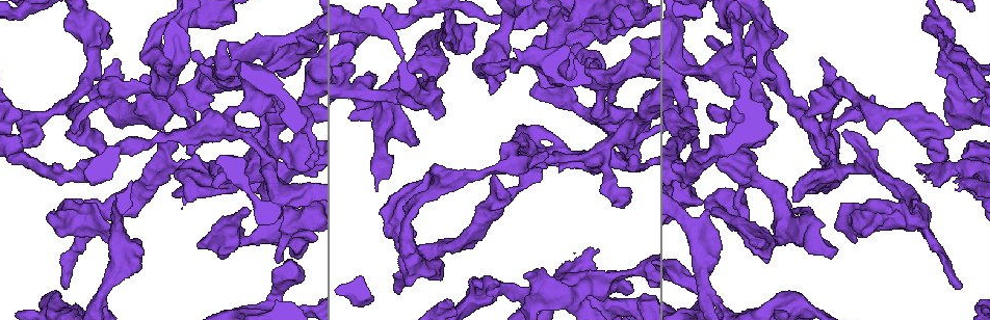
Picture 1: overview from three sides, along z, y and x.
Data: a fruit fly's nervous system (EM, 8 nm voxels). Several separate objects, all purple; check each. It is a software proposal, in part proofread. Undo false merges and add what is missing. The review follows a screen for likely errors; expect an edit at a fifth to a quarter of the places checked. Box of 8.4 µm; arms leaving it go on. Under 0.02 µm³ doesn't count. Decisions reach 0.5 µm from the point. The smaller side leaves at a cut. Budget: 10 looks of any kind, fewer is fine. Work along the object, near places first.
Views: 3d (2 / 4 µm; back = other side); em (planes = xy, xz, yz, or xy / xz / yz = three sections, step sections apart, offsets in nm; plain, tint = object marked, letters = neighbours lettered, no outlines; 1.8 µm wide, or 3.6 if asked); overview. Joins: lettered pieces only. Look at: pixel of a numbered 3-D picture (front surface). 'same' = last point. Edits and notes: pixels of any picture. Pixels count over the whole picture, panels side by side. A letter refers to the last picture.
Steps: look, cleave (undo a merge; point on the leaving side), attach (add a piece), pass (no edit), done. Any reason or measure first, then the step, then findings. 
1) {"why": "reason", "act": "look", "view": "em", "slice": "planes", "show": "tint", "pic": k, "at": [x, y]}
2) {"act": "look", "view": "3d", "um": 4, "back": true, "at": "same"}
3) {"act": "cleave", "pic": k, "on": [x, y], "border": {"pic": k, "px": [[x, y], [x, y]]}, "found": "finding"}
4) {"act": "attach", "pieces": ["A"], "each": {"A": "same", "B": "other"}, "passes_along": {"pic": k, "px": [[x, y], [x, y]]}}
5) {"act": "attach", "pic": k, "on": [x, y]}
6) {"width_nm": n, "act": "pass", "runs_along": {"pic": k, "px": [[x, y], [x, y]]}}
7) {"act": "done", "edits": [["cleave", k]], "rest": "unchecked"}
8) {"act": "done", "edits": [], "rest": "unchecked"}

{"why": "sudden change in width", "act": "look", "view": "3d", "um": 4, "pic": 1, "at": [496, 16]}

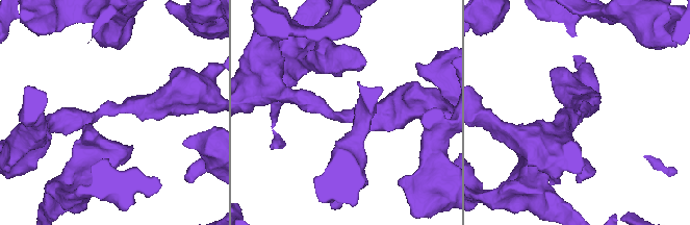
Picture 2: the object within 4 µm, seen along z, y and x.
{"arm_widths_nm": [280, 440], "why": "shape alone is not enough", "act": "look", "view": "em", "slice": "planes", "show": "tint", "pic": 2, "at": [580, 109]}

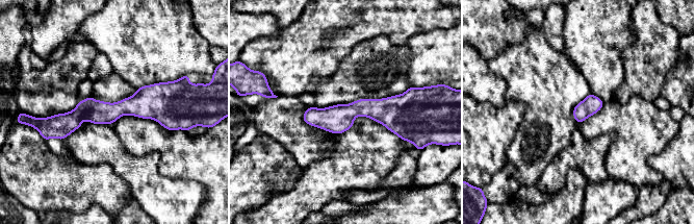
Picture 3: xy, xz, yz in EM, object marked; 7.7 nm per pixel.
{"why": "see the neighbours", "act": "look", "view": "em", "slice": "planes", "show": "letters", "at": "same"}

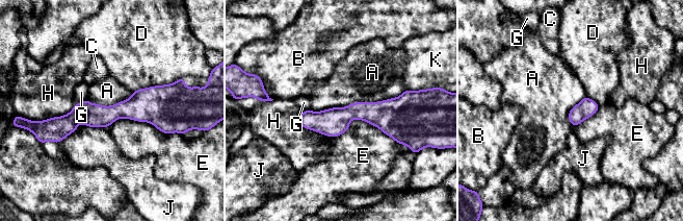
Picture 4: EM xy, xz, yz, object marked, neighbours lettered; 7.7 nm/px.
{"act": "pass", "each": {"A": "other", "B": "other", "C": "other", "D": "other", "E": "other", "G": "other", "H": "other", "J": "other", "K": "other"}, "runs_along": {"pic": 4, "px": [[171, 107], [47, 124]]}, "found": "one cell here"}

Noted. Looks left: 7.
{"why": "a narrow waist", "act": "look", "view": "em", "slice": "yz", "step": 8, "show": "letters", "pic": 1, "at": [594, 81]}

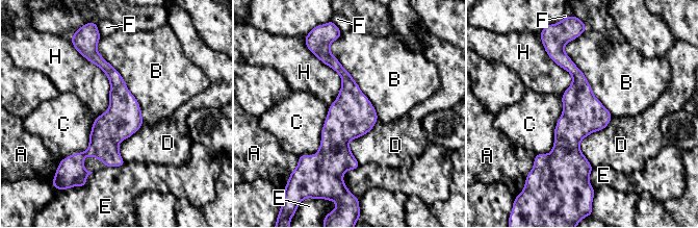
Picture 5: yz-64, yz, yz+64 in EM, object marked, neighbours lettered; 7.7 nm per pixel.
{"longest_contact_nm": ["B", 700], "act": "pass", "each": {"A": "other", "B": "other", "C": "other", "D": "other", "E": "other", "F": "other", "H": "other"}, "found": "all the same cell"}

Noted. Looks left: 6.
{"why": "thick turns thin", "act": "look", "view": "em", "um": 3.6, "slice": "planes", "show": "tint", "pic": 1, "at": [966, 171]}

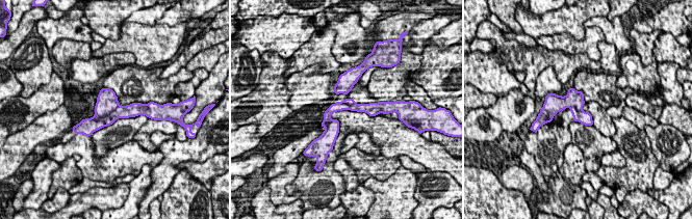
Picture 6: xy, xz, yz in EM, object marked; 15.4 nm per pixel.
{"why": "what lies round it", "act": "look", "view": "em", "um": 3.6, "slice": "planes", "show": "letters", "at": "same"}

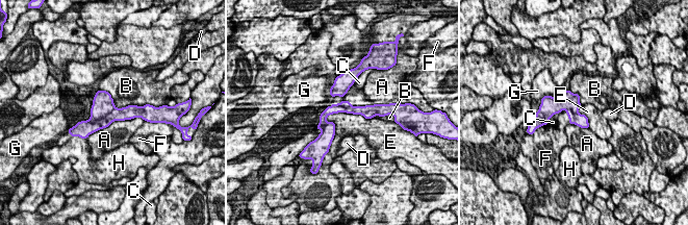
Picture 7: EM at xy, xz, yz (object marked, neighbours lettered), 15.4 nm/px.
{"width_nm": 190, "act": "cleave", "pic": 7, "on": [103, 104], "each": {"A": "other", "B": "other", "C": "other", "D": "other", "E": "other", "F": "other", "G": "other", "H": "other"}, "border": {"pic": 7, "px": [[116, 107], [97, 120]]}, "found": "two cells meet here"}

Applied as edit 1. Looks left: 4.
{"act": "look", "view": "overview"}

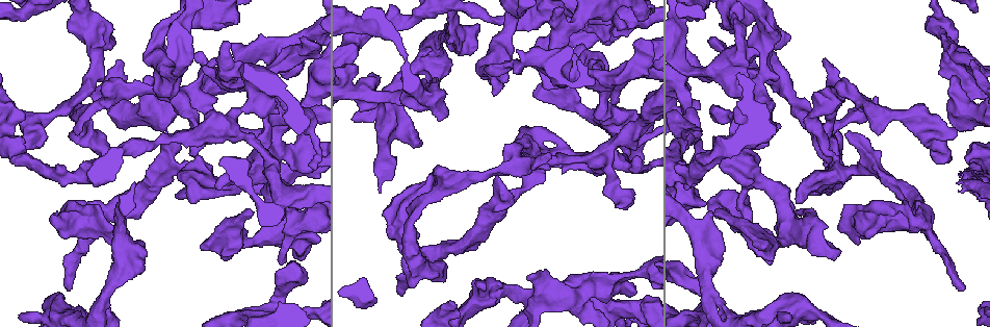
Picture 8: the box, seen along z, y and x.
{"act": "look", "view": "em", "slice": "planes", "show": "letters", "pic": 8, "at": [117, 62]}

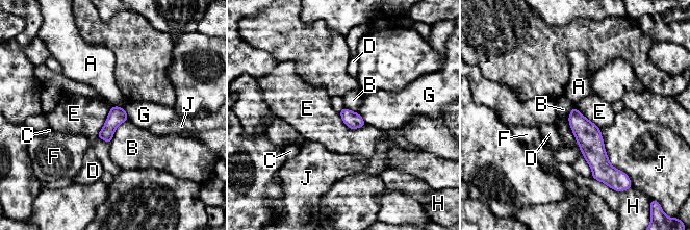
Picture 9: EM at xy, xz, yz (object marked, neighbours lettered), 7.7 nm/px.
{"act": "pass", "each": {"A": "other", "B": "other", "C": "other", "D": "other", "E": "other", "F": "other", "G": "other", "H": "other", "J": "other"}, "border": {"pic": 9, "px": [[338, 111], [348, 127], [365, 125]]}, "found": "none of them fits"}

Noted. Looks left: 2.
{"act": "done", "edits": [["cleave", 7]], "rest": "unchecked"}

